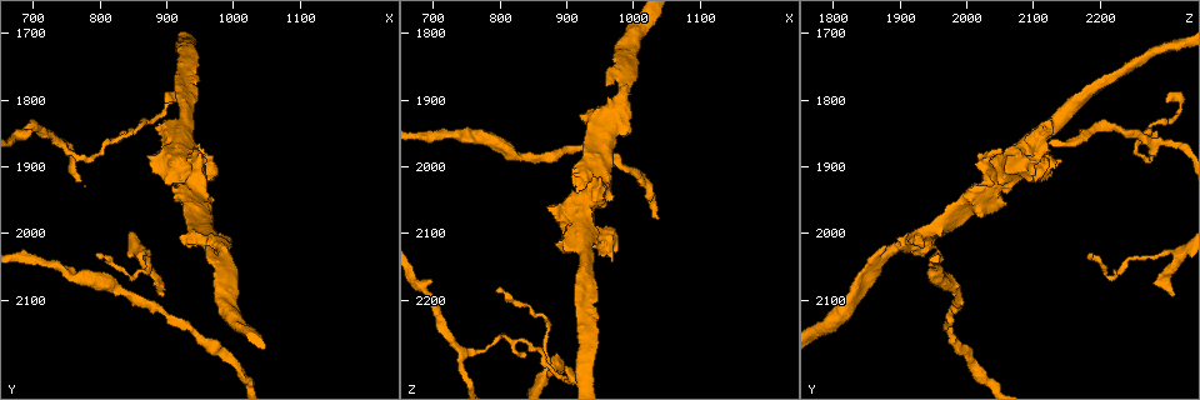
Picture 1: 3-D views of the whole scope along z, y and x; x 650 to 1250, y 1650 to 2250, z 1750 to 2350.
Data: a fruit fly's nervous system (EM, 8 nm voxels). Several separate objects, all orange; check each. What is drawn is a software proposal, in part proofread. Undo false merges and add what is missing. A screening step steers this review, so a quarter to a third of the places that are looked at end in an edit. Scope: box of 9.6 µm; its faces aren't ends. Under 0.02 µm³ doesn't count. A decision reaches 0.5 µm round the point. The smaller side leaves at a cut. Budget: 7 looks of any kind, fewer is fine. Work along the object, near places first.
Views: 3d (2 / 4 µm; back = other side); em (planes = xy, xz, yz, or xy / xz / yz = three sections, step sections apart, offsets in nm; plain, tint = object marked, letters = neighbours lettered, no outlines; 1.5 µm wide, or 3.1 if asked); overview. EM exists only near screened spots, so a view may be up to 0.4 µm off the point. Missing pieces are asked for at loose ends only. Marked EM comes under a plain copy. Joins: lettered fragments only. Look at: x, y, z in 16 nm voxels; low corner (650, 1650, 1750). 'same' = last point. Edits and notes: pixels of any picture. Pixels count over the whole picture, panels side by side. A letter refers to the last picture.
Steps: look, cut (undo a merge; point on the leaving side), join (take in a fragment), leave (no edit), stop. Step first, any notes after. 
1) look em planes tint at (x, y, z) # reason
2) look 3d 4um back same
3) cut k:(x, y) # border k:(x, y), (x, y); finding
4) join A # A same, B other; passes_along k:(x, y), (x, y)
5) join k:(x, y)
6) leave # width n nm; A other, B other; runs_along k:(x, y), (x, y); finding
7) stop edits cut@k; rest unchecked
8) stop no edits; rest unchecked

look em planes letters at (900, 1805, 2300) # an open end

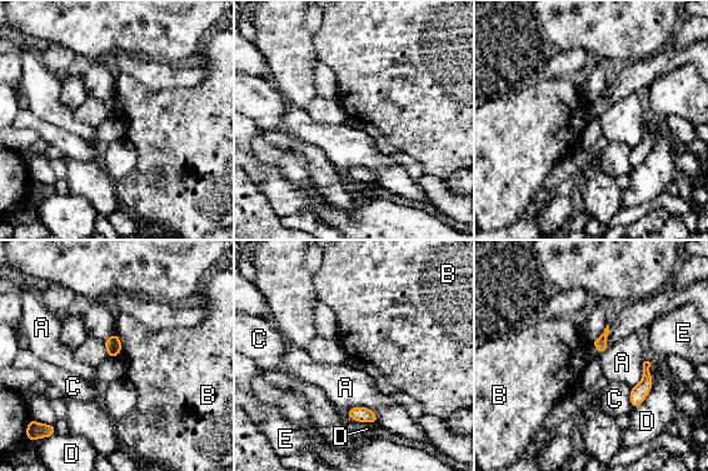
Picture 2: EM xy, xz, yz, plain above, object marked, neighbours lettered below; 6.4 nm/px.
leave # A other, B other, C other, D other, E other; border 2:(115, 331), (120, 341), (118, 356); none of them fits

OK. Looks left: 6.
look em planes letters at (905, 1855, 2110) # thick turns thin

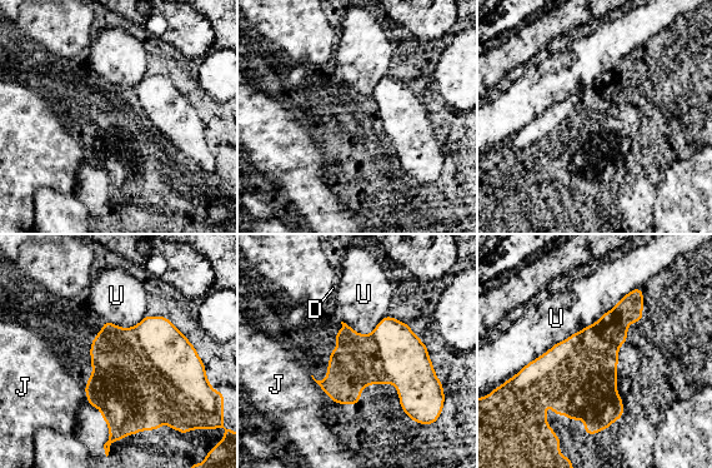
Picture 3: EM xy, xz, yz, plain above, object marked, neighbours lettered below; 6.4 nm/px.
leave # longest_contact U 1000 nm; D other, J other, U other; continuous, no second neuron

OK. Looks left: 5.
look 3d 2um at (935, 1985, 1940) # branch stops here

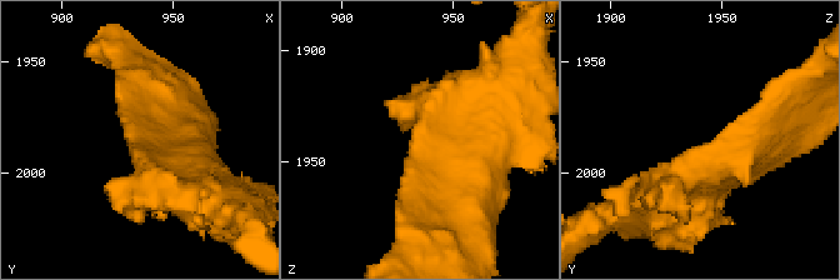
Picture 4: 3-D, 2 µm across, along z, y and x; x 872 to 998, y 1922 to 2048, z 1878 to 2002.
look em planes letters at (935, 1988, 1941) # arm_widths 280, 340 nm; need the tissue

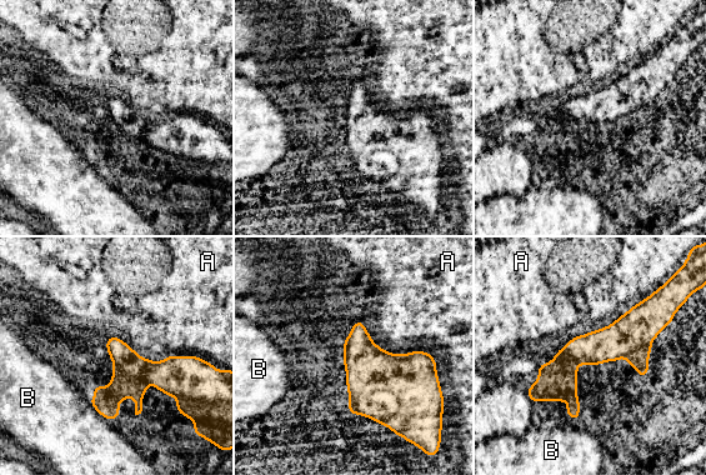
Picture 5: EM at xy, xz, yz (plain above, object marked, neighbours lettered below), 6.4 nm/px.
leave # A other, B other; none of them fits

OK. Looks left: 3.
stop no edits; rest unchecked

